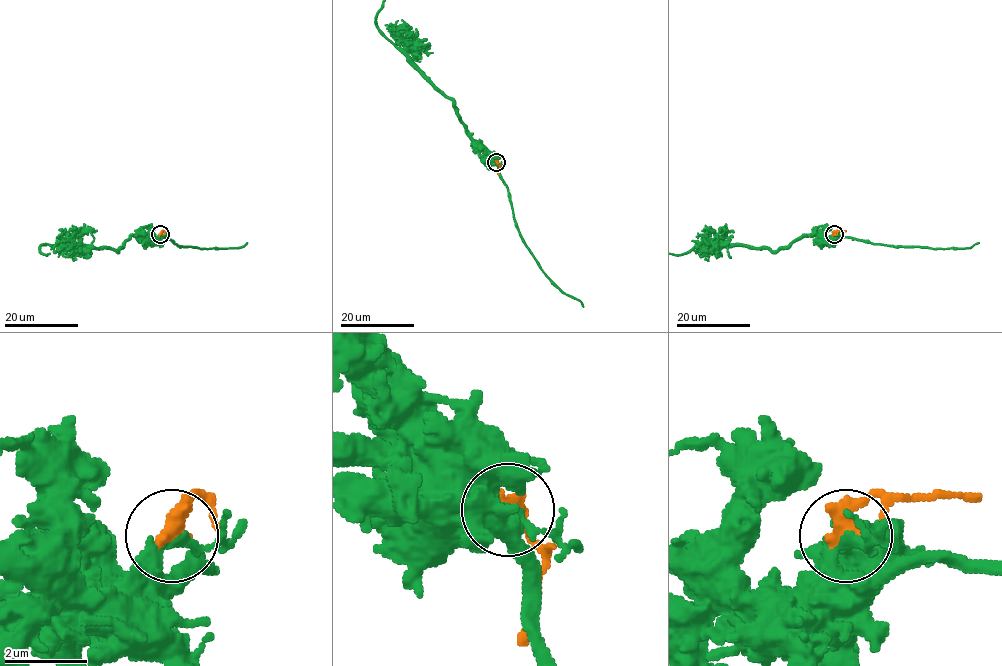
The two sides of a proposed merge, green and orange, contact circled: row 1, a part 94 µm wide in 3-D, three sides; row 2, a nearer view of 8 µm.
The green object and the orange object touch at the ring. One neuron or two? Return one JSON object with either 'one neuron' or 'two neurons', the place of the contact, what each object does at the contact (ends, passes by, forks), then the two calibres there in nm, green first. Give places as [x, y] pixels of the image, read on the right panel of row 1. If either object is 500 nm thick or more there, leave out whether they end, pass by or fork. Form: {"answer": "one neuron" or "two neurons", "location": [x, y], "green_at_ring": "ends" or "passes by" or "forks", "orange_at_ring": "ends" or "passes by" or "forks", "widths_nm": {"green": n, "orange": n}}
{"answer": "one neuron", "location": [834, 234], "widths_nm": {"green": 260, "orange": 500}}

